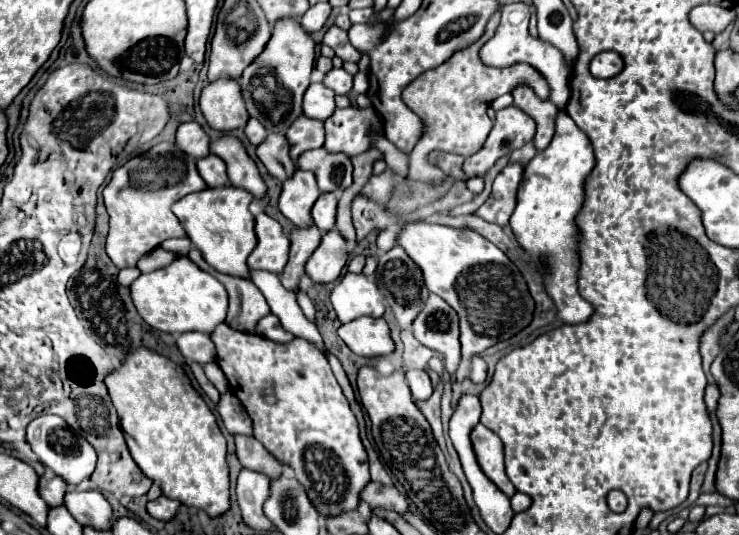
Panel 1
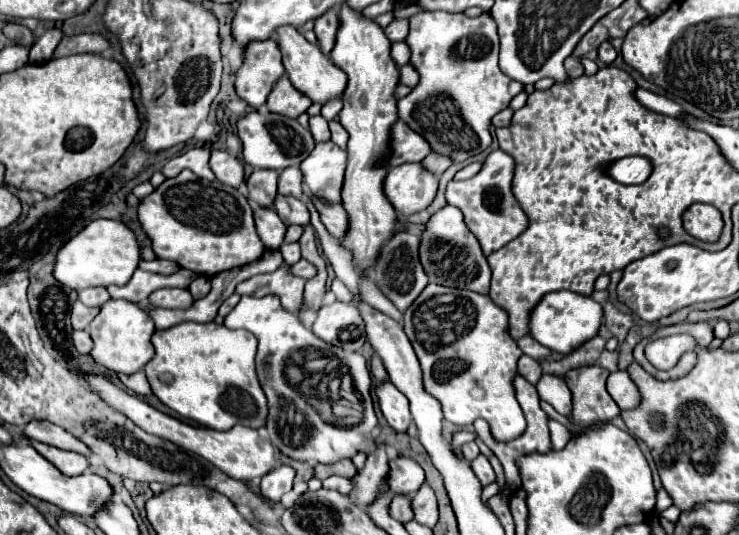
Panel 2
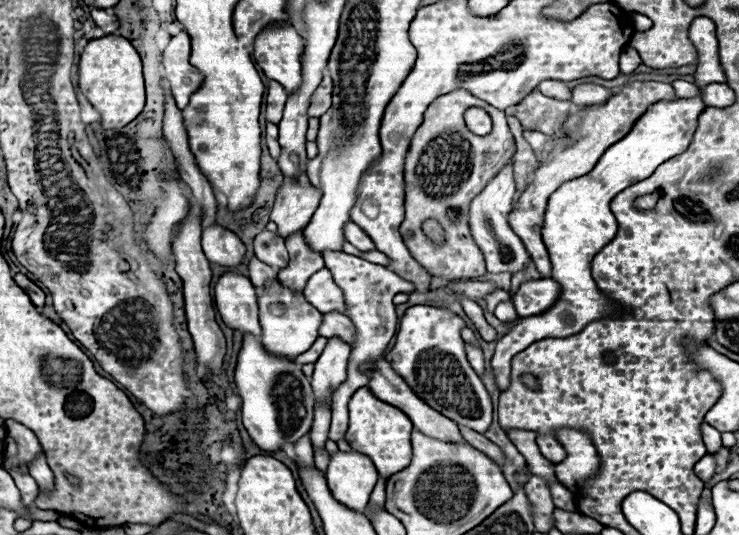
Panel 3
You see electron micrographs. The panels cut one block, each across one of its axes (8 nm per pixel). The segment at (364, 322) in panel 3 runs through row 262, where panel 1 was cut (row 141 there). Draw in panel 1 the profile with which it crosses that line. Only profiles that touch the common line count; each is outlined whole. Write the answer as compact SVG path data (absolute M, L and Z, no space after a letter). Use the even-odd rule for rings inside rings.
M344 108L336 110L324 122L328 152L358 156L372 148L372 134L382 134L382 118L372 108Z

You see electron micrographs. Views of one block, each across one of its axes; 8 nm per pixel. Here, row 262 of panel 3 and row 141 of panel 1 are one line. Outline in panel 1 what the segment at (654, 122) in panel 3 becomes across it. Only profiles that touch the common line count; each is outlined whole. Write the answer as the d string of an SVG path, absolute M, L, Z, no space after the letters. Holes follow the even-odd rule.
M560 112L556 118L554 140L524 168L524 176L518 188L518 206L510 218L512 232L522 250L532 256L548 254L548 268L552 268L552 274L544 278L544 284L564 324L582 324L590 320L594 312L592 304L580 300L580 294L576 290L578 232L574 222L584 202L584 180L592 172L594 162L596 160L590 138L572 122L568 114Z

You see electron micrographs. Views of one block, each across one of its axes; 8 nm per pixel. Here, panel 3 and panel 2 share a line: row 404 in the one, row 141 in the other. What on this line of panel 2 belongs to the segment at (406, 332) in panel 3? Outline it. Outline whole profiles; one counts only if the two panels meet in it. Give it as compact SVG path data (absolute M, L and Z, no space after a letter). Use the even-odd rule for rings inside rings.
M418 12L410 18L410 34L406 44L412 50L410 64L420 72L420 82L412 92L398 100L398 116L402 122L412 126L412 130L424 134L432 142L432 150L452 156L456 162L464 162L478 156L492 144L490 120L500 110L508 108L510 100L524 90L520 82L514 82L498 68L498 32L496 22L488 12L478 18L468 18L464 14L450 12Z

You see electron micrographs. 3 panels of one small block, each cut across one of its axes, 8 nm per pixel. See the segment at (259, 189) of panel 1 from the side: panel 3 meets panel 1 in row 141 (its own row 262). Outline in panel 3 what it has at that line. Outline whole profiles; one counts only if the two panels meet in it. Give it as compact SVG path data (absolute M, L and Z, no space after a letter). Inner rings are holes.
M212 224L212 226L206 226L204 232L202 232L202 248L204 248L204 254L210 262L214 264L220 264L220 266L238 266L240 260L244 258L244 244L240 242L240 238L220 226L220 224Z

